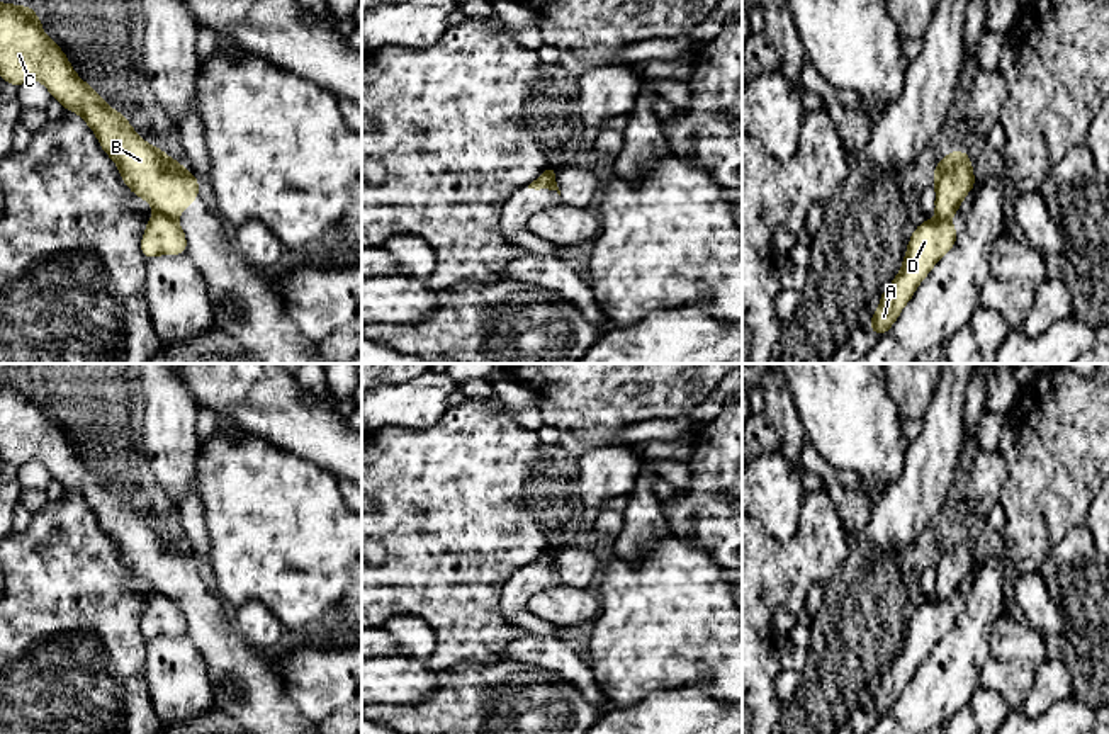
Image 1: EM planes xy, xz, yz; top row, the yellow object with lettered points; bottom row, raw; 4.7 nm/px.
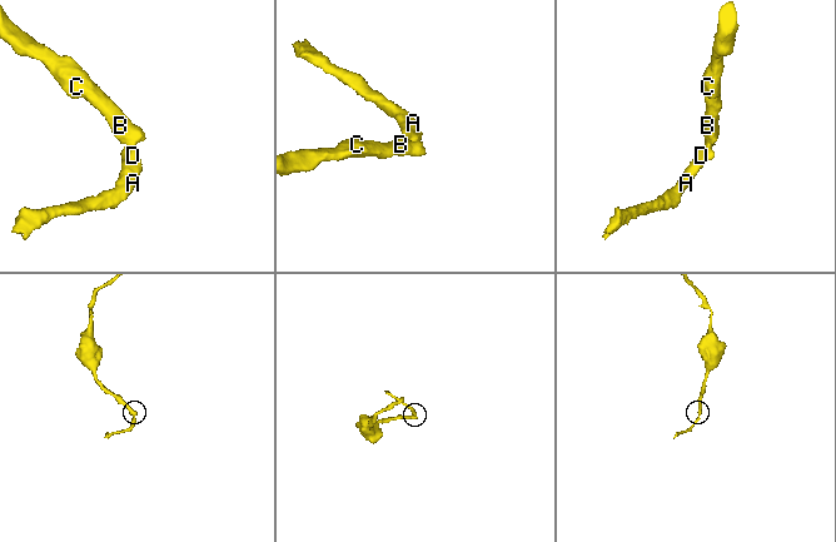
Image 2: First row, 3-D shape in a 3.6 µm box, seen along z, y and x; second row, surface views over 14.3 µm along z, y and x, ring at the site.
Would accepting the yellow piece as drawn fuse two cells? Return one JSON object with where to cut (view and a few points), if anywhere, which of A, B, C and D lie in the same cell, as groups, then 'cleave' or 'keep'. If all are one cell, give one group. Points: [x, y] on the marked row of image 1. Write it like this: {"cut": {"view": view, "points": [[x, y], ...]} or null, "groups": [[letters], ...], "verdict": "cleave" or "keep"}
{"cut": {"view": "xy", "points": [[155, 213], [165, 213], [175, 220]]}, "groups": [["A", "D"], ["B", "C"]], "verdict": "cleave"}

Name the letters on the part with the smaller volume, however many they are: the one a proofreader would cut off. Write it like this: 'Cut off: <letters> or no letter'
Cut off: A, D

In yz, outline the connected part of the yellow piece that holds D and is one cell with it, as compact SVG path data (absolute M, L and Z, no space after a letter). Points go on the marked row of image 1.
M926 219L910 236L904 265L888 289L881 292L880 308L871 314L870 331L885 335L912 299L917 285L939 258L956 243L958 233L949 219Z

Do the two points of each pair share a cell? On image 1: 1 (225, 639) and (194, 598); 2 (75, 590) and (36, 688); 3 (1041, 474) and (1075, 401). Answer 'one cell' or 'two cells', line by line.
1: one cell
2: one cell
3: one cell

